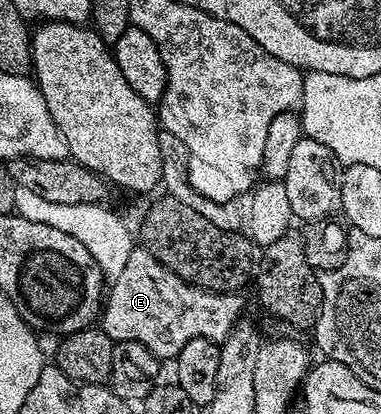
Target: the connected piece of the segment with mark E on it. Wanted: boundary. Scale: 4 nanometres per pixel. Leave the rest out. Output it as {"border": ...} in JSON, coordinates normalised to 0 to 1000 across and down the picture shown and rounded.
{"border":[[[352,599],[333,618],[323,657],[294,674],[270,746],[260,761],[262,795],[294,826],[354,824],[381,833],[415,870],[462,867],[491,821],[541,816],[572,831],[588,826],[612,785],[635,766],[633,710],[530,700],[483,681],[449,657],[396,609]]]}

